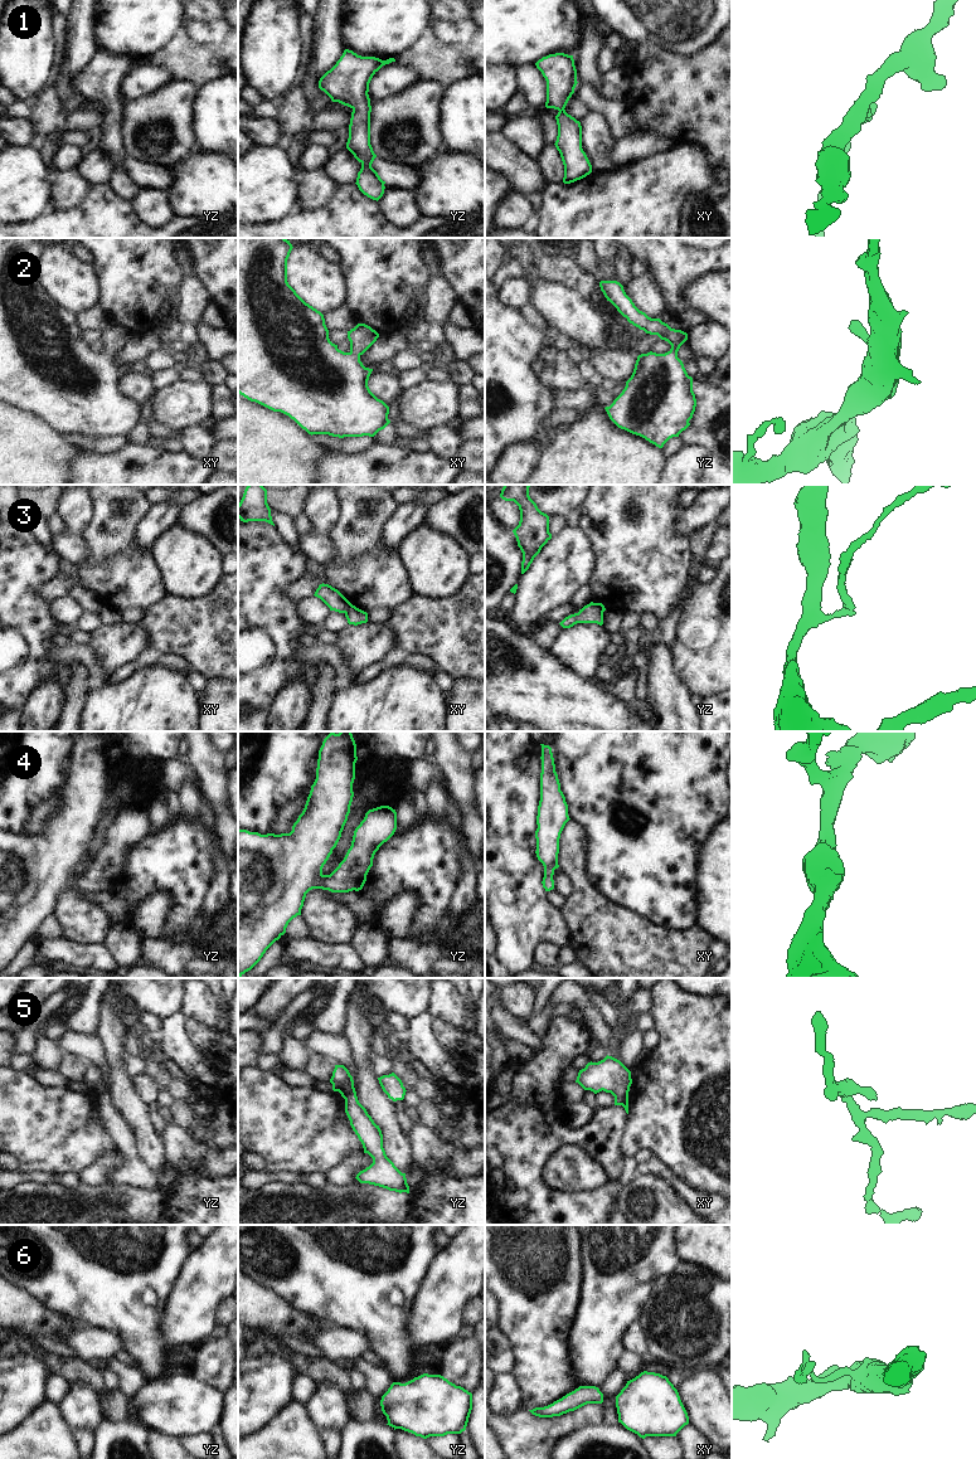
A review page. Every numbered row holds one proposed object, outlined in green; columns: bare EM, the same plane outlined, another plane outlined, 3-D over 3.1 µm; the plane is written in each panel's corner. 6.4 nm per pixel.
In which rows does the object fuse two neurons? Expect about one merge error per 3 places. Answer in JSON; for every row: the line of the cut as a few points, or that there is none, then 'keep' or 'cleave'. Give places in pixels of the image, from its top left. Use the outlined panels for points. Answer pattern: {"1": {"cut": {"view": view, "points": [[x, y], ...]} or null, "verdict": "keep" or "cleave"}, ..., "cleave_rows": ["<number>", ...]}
{"1": {"cut": null, "verdict": "keep"}, "2": {"cut": null, "verdict": "keep"}, "3": {"cut": {"view": "xy", "points": [[351, 604], [350, 609], [345, 613]]}, "verdict": "cleave"}, "4": {"cut": null, "verdict": "keep"}, "5": {"cut": {"view": "yz", "points": [[353, 1087], [344, 1098]]}, "verdict": "cleave"}, "6": {"cut": null, "verdict": "keep"}, "cleave_rows": ["3", "5"]}

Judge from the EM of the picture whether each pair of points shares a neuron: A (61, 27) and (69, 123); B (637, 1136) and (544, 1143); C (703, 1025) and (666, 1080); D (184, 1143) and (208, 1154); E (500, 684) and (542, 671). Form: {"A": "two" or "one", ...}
{"A": "one", "B": "two", "C": "one", "D": "one", "E": "one"}

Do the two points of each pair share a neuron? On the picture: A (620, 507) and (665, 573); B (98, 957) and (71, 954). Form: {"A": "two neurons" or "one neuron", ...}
{"A": "one neuron", "B": "one neuron"}

